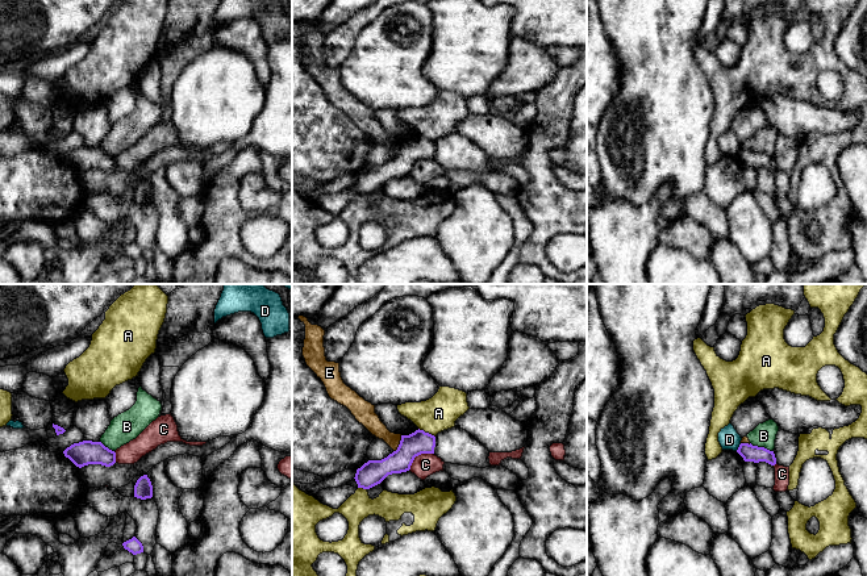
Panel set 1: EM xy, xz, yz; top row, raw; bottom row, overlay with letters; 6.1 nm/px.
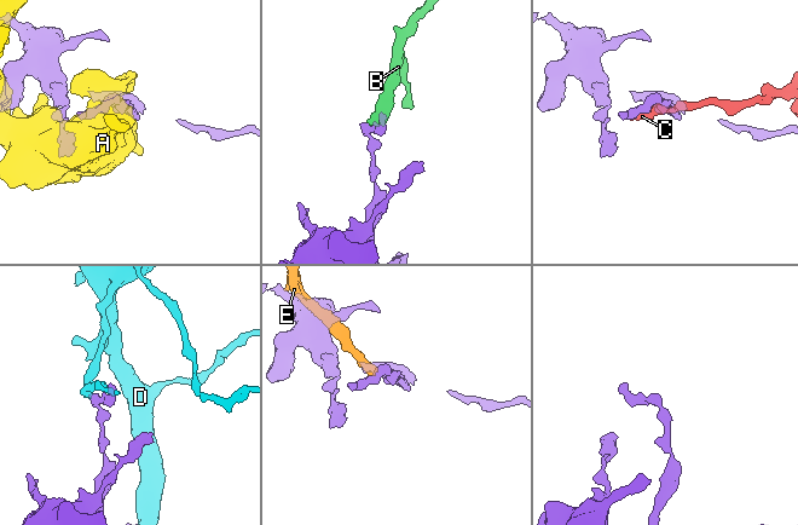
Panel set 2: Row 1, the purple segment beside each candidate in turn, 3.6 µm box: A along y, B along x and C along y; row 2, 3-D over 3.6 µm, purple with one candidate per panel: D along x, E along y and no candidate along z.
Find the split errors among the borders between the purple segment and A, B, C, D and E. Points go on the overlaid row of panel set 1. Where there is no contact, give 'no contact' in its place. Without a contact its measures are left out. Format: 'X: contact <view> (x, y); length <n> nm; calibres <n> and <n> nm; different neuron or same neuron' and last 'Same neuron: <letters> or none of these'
A: contact xz (426, 433); length 120 nm; calibres 140 and 220 nm; different neuron
B: contact yz (762, 447); length 160 nm; calibres 100 and 140 nm; different neuron
C: contact xz (417, 455); length 190 nm; calibres 140 and 140 nm; different neuron
D: contact yz (738, 447); length 60 nm; calibres 100 and 130 nm; different neuron
E: contact xz (400, 443); length 120 nm; calibres 150 and 110 nm; different neuron
Same neuron: none of these

